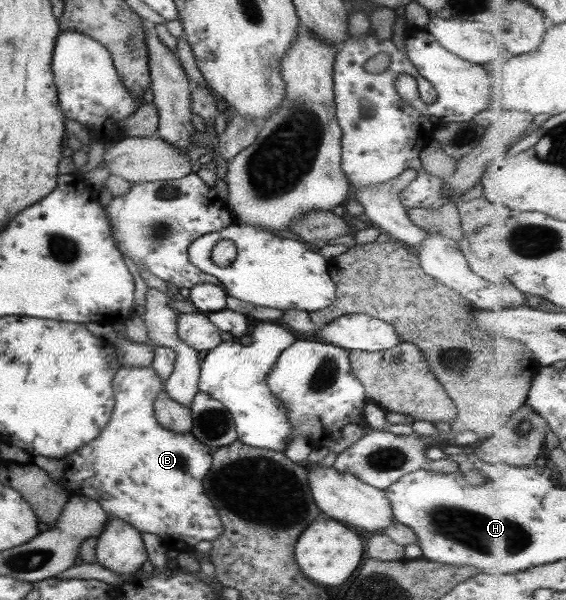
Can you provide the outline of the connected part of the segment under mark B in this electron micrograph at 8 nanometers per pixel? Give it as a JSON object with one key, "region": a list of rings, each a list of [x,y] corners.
{"region":[[[150,365],[119,368],[112,379],[114,406],[107,427],[95,437],[95,441],[63,457],[67,463],[63,476],[55,483],[69,496],[81,495],[97,501],[107,515],[118,517],[140,533],[157,535],[167,551],[185,552],[192,550],[199,541],[213,541],[219,537],[223,526],[211,500],[202,491],[202,481],[211,467],[210,449],[190,433],[173,433],[157,424],[153,402],[163,384]]]}

